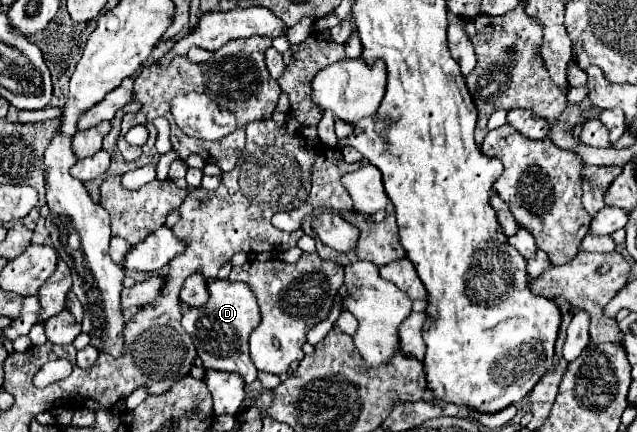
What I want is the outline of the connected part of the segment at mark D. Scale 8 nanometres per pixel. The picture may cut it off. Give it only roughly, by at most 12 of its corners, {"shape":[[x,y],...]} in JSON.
{"shape":[[208,281],[182,327],[206,369],[250,385],[248,351],[262,321],[248,283]]}

